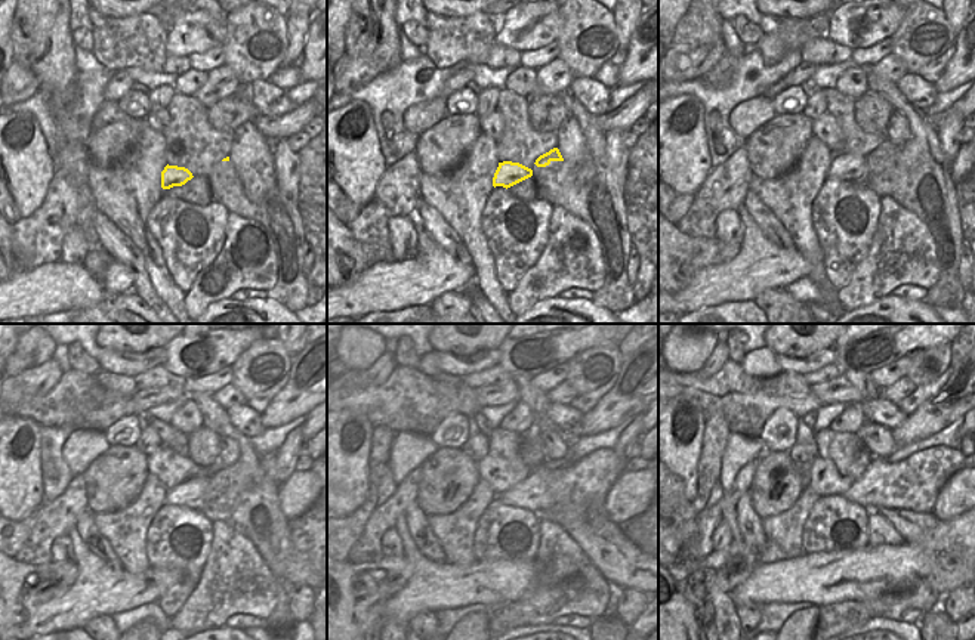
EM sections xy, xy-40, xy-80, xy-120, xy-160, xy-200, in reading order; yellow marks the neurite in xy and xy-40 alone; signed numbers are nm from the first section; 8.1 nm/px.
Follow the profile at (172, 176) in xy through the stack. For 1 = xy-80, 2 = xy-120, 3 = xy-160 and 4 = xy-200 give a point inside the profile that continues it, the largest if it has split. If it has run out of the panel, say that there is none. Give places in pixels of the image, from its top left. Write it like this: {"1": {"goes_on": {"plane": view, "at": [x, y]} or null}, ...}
{"1": {"goes_on": {"plane": "xy-80", "at": [845, 166]}}, "2": {"goes_on": {"plane": "xy-120", "at": [193, 492]}}, "3": {"goes_on": {"plane": "xy-160", "at": [594, 475]}}, "4": {"goes_on": {"plane": "xy-200", "at": [923, 473]}}}

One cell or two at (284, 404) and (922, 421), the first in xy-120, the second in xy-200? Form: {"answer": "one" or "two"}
{"answer": "one"}

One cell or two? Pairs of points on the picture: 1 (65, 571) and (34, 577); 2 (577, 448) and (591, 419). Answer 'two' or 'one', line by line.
1: one
2: two

